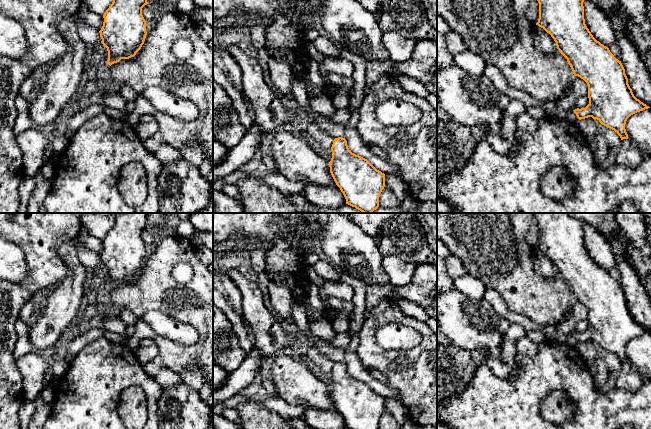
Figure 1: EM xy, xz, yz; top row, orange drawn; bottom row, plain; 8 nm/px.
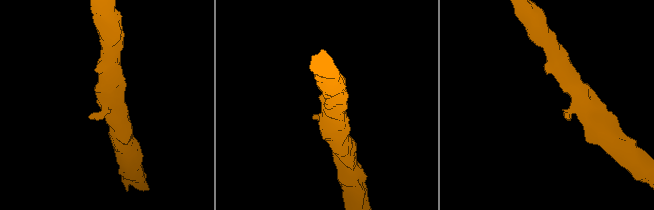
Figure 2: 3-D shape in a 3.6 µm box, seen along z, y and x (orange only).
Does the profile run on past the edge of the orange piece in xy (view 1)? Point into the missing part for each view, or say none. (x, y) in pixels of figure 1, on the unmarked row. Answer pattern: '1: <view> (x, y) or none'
1: none

